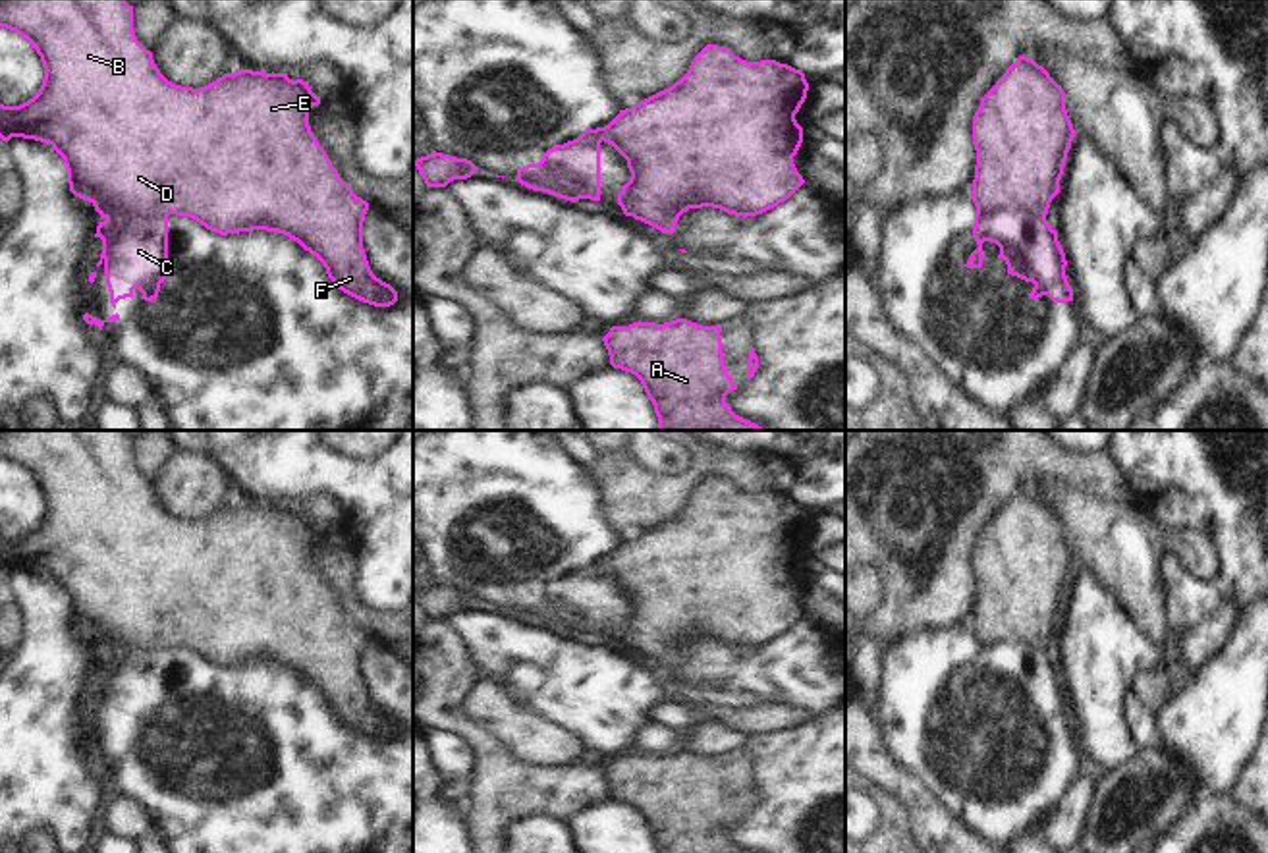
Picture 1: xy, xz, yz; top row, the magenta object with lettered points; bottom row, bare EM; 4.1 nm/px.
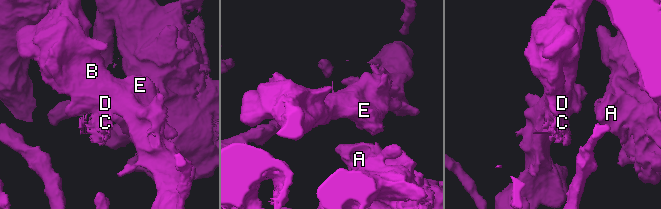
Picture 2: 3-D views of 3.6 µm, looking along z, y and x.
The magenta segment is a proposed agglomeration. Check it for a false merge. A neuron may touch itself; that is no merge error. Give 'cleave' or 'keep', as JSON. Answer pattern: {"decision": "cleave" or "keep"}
{"decision": "cleave"}

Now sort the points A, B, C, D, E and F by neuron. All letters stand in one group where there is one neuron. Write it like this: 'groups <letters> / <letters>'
groups A B D E F / C

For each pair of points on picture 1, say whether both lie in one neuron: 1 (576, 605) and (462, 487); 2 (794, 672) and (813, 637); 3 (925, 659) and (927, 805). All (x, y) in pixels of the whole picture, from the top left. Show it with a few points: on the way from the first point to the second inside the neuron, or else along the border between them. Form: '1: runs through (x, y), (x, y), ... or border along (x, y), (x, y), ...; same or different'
1: runs through (568, 562), (533, 508), (522, 496), (504, 496); same
2: runs through (801, 664), (809, 655), (809, 645); same
3: border along (894, 759), (960, 821); different

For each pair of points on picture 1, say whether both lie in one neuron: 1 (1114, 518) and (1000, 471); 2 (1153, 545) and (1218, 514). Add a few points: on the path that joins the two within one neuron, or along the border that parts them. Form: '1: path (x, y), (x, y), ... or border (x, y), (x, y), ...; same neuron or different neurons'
1: border (1023, 485), (1035, 479), (1064, 479), (1072, 487); different neurons
2: border (1145, 512), (1166, 527), (1203, 531), (1220, 560); different neurons

